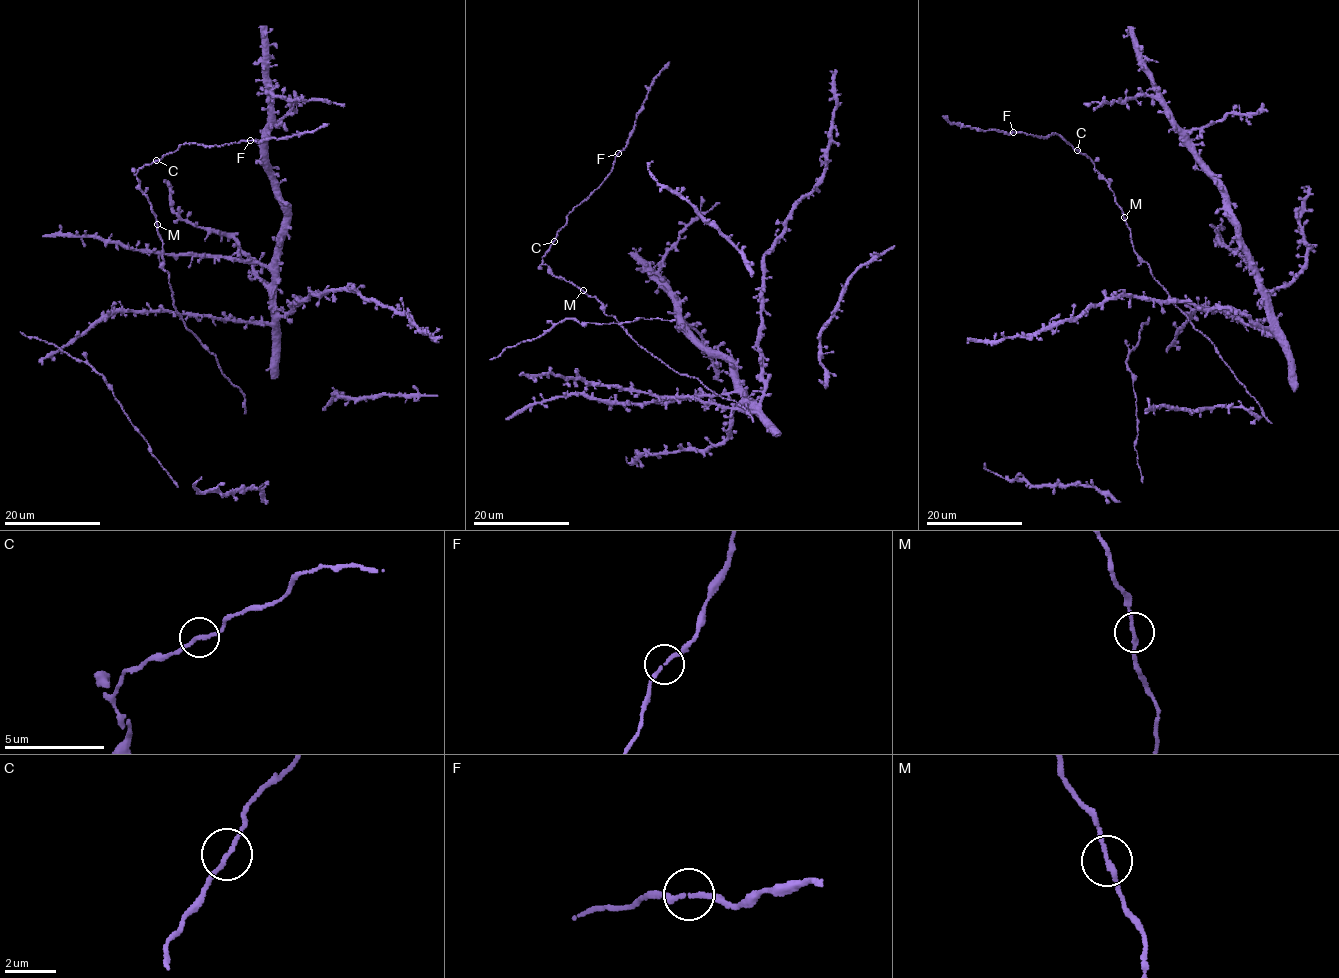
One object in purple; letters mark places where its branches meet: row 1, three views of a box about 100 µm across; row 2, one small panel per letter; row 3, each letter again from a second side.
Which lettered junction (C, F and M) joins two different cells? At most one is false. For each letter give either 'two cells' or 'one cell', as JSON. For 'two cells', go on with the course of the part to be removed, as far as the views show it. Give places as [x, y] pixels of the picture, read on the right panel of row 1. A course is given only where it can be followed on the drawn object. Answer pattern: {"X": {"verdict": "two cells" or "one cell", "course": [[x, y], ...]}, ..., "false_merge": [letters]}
{"C": {"verdict": "one cell"}, "F": {"verdict": "one cell"}, "M": {"verdict": "one cell"}, "false_merge": []}

